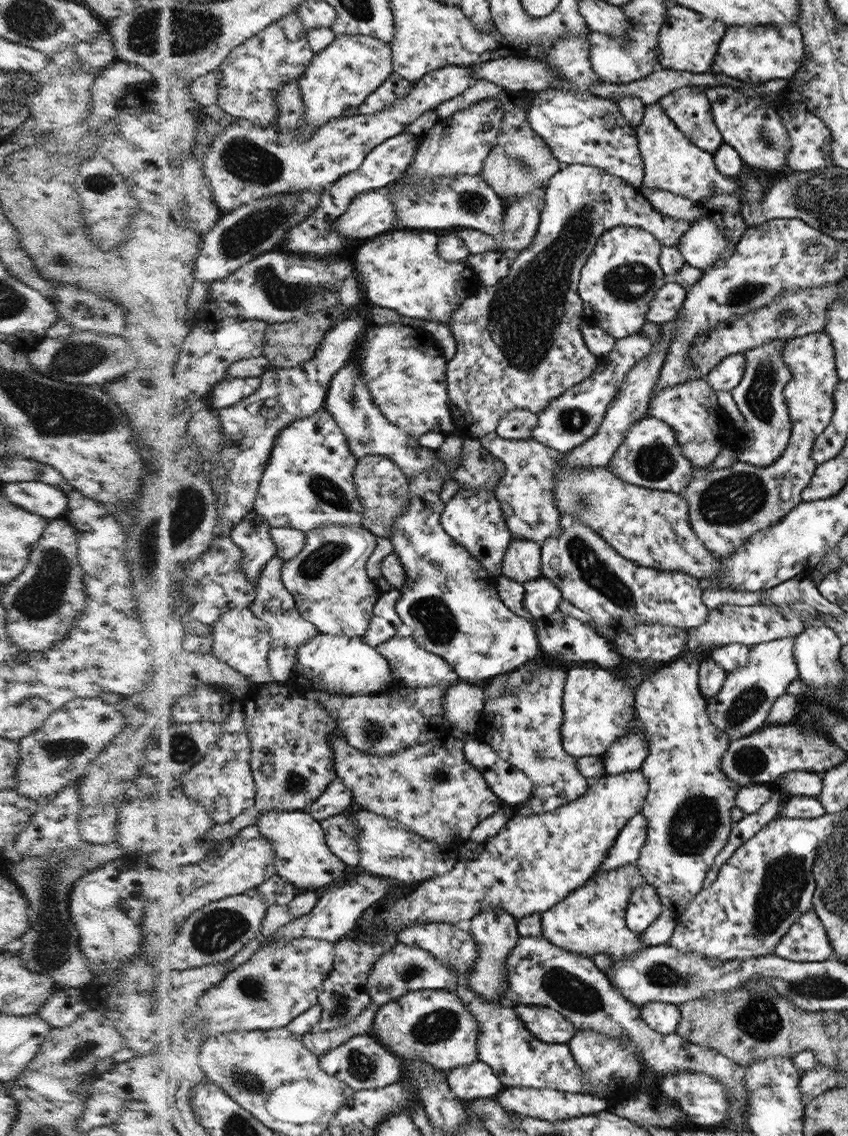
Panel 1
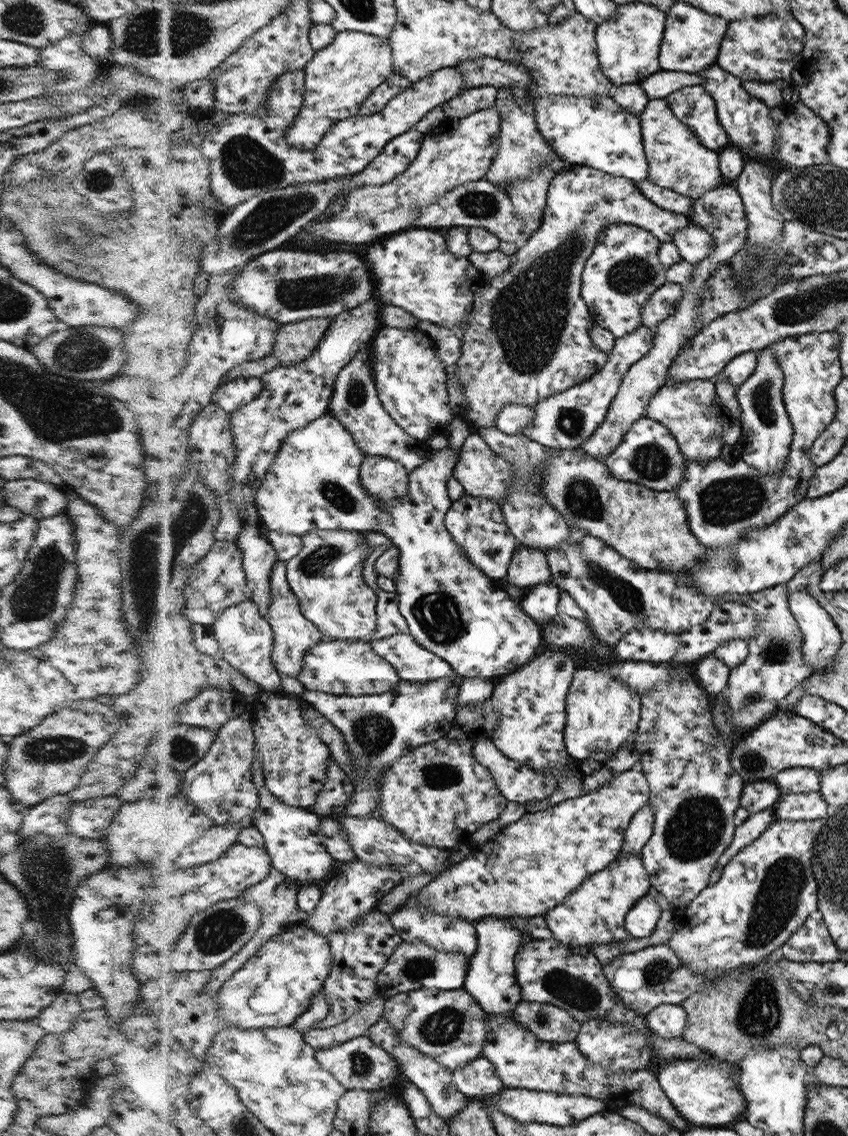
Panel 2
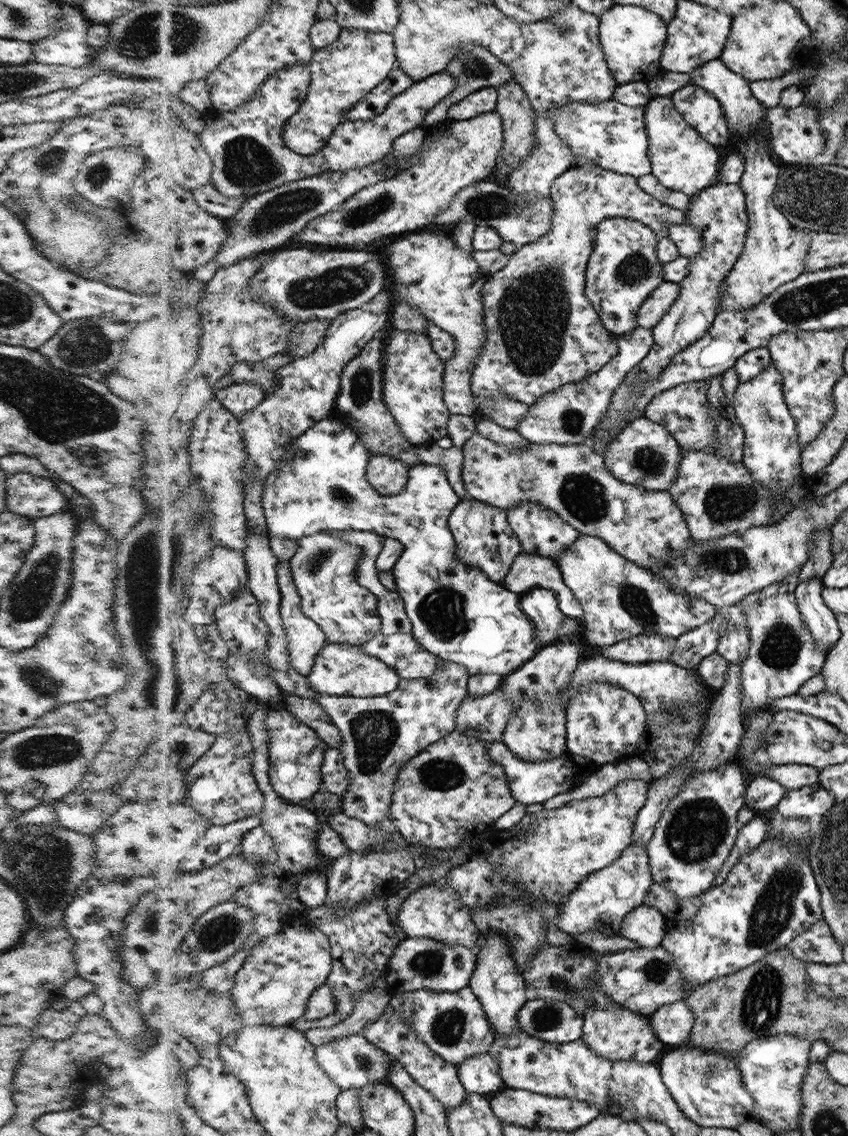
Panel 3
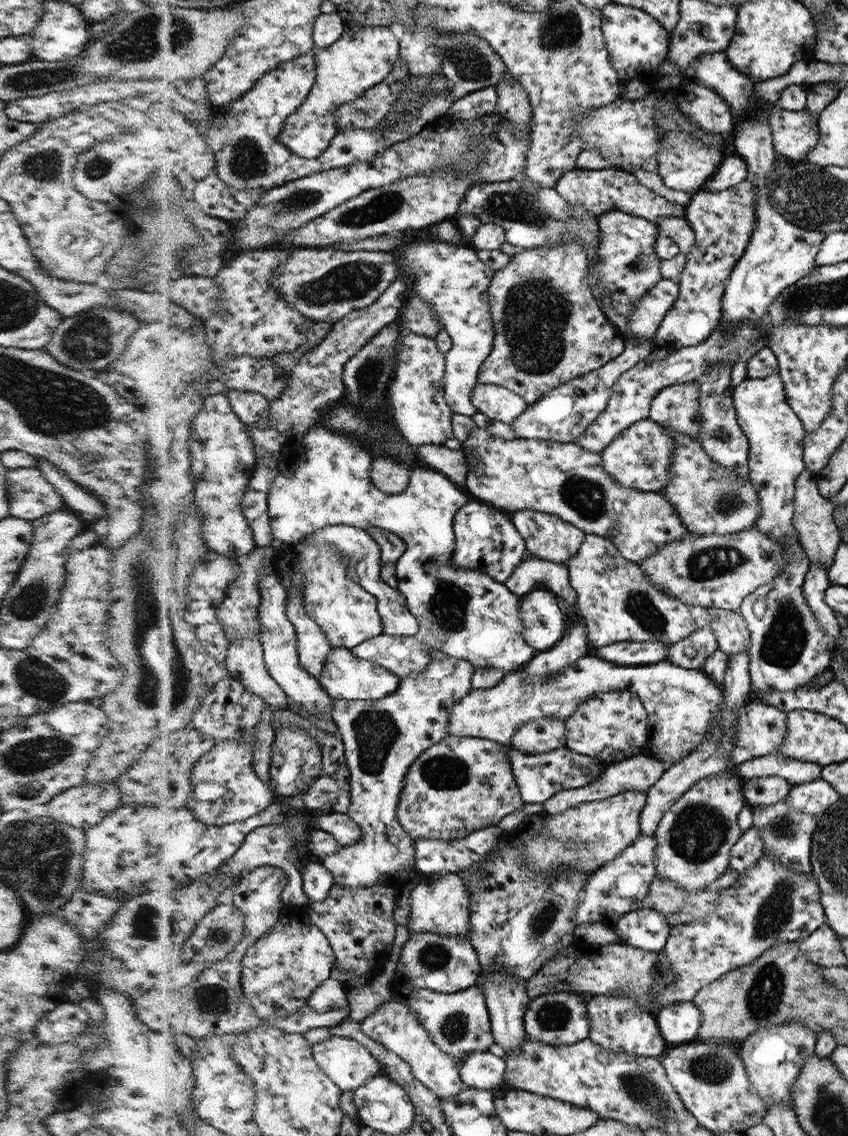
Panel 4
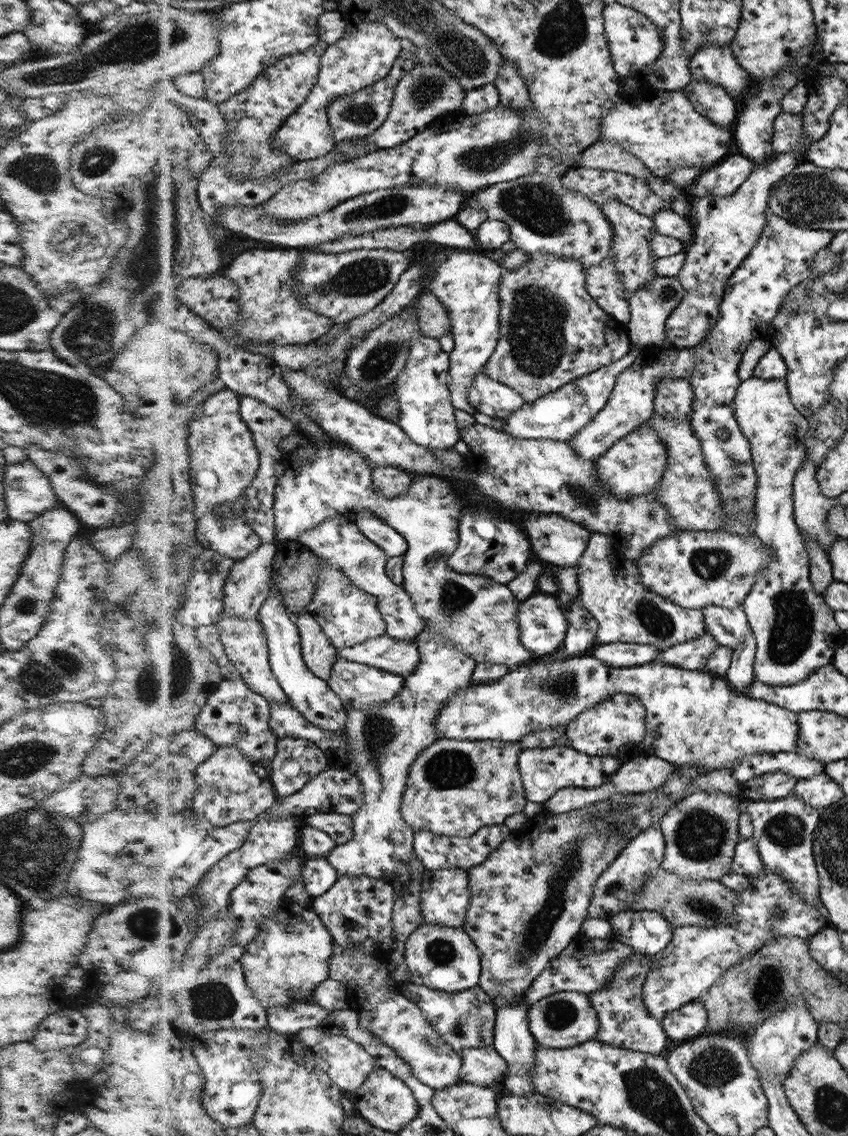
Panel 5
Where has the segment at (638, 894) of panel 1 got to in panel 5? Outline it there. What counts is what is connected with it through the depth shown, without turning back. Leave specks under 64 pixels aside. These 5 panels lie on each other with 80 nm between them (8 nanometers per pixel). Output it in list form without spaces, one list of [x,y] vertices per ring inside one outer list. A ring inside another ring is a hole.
[[[623,911],[609,919],[614,930],[611,940],[627,944],[642,955],[658,955],[674,936],[670,922],[658,912]]]

